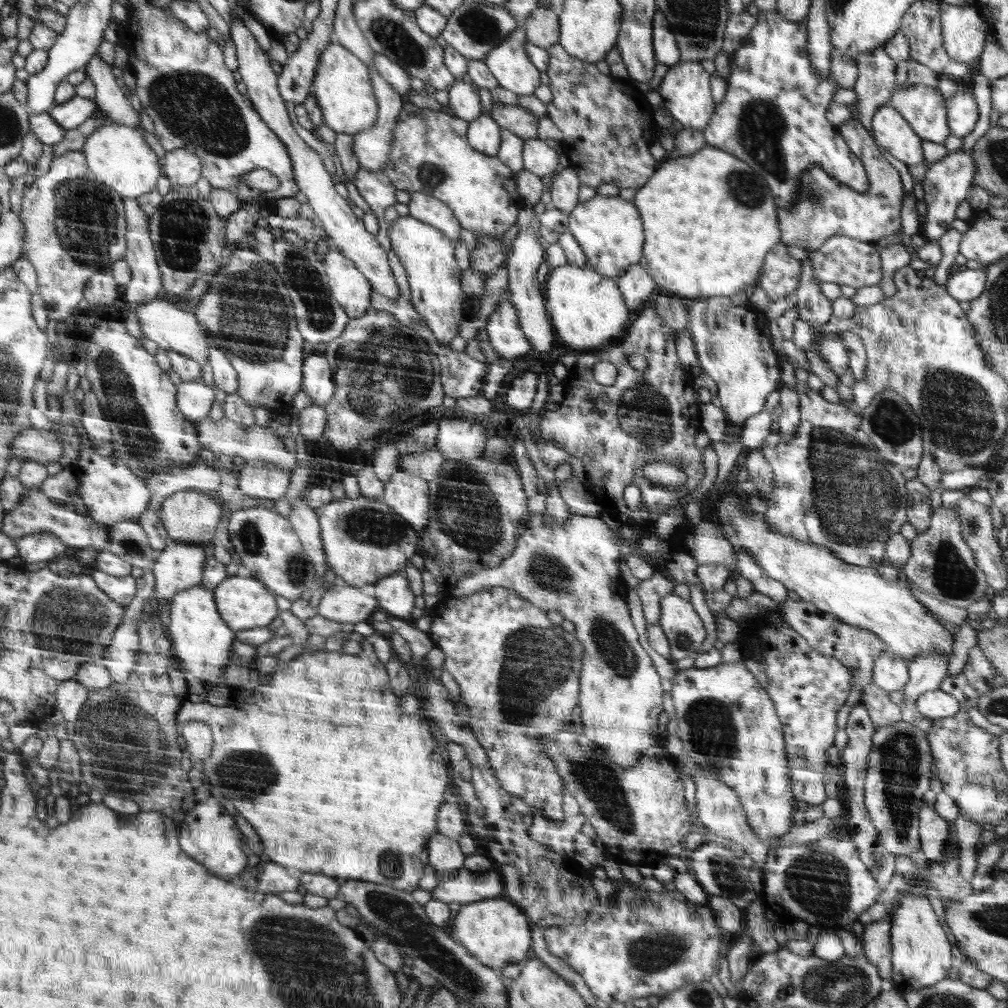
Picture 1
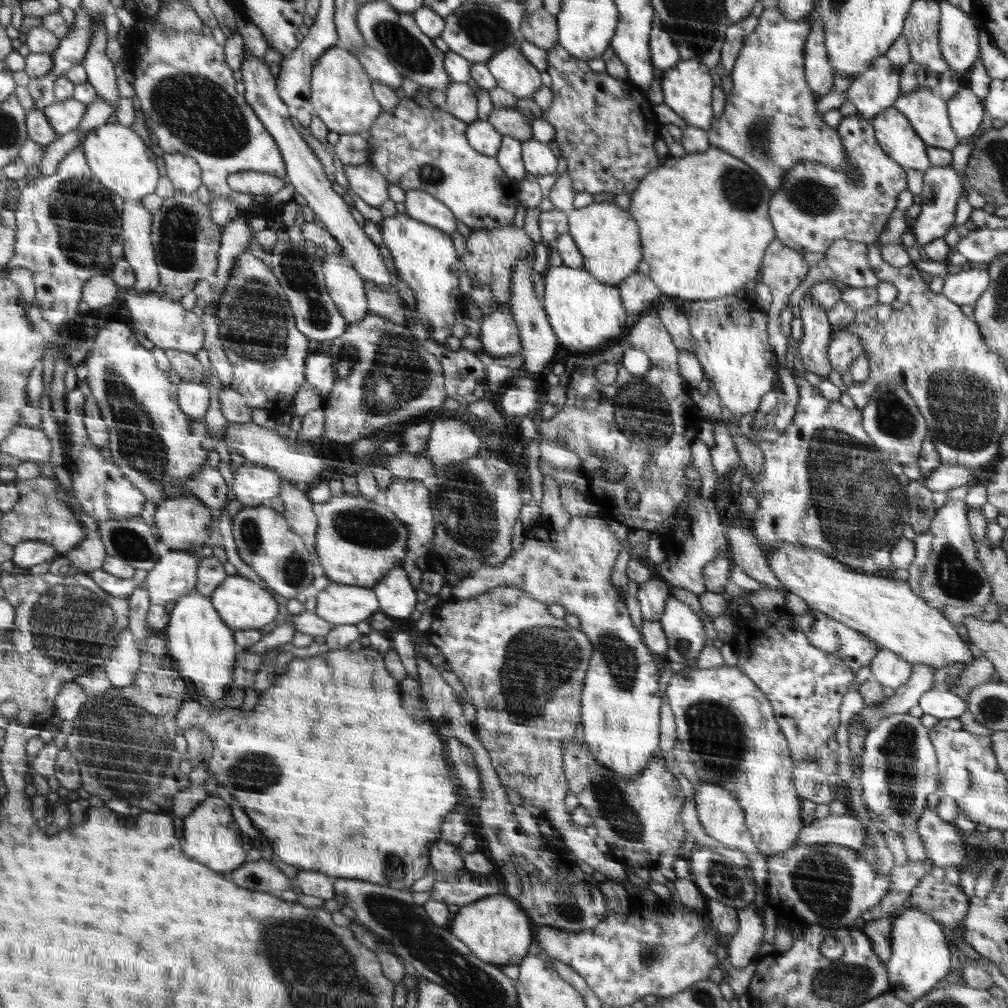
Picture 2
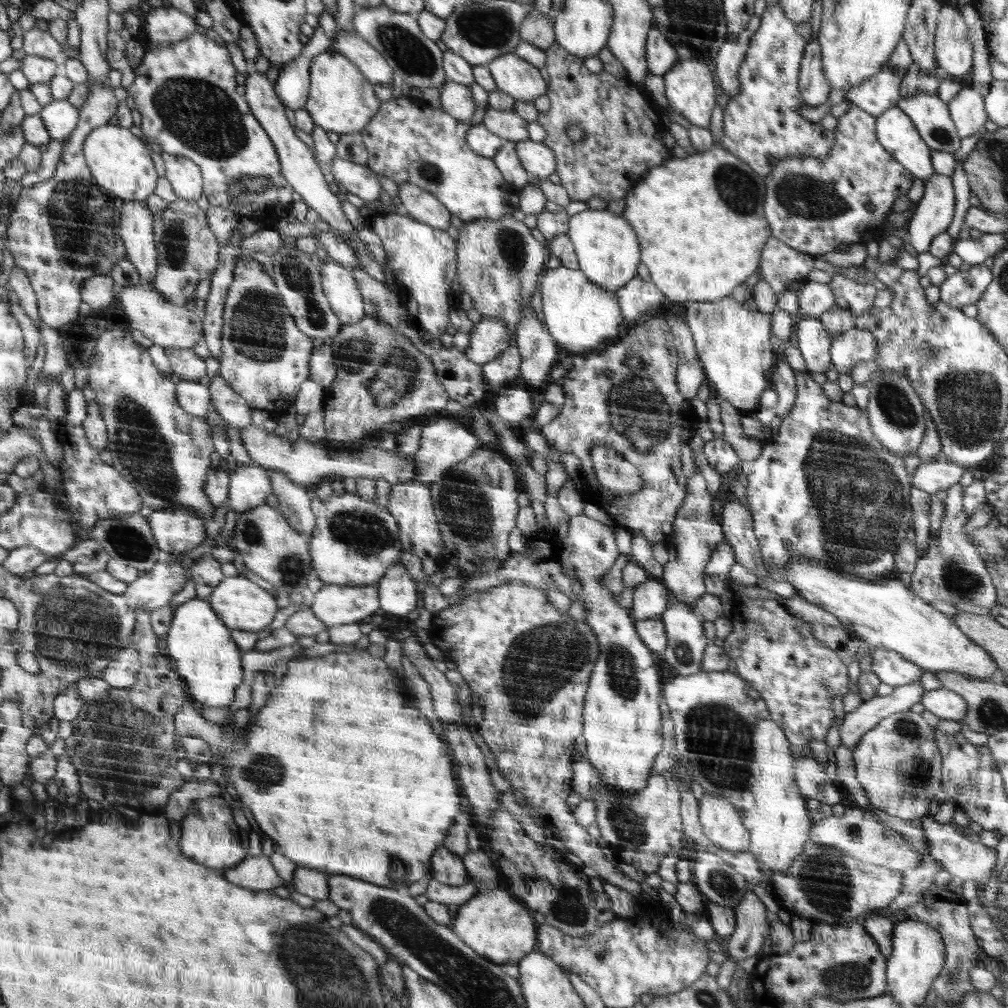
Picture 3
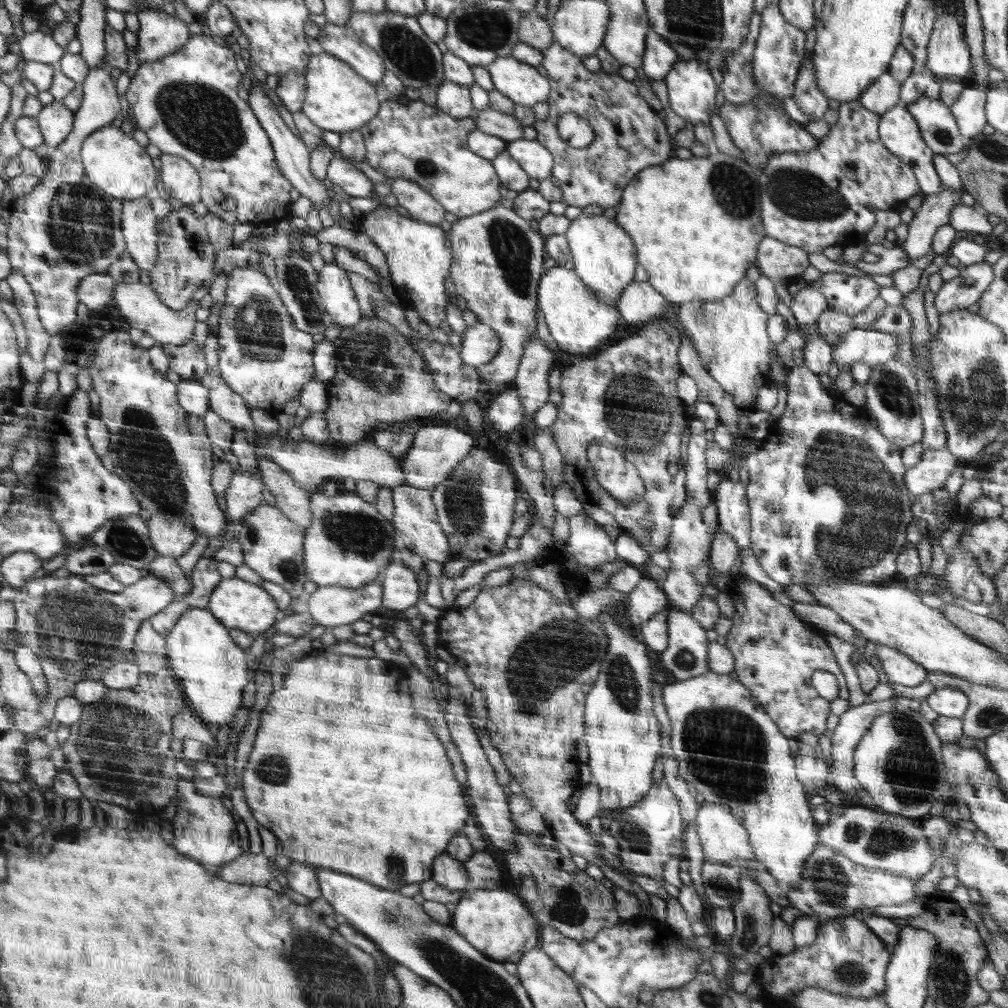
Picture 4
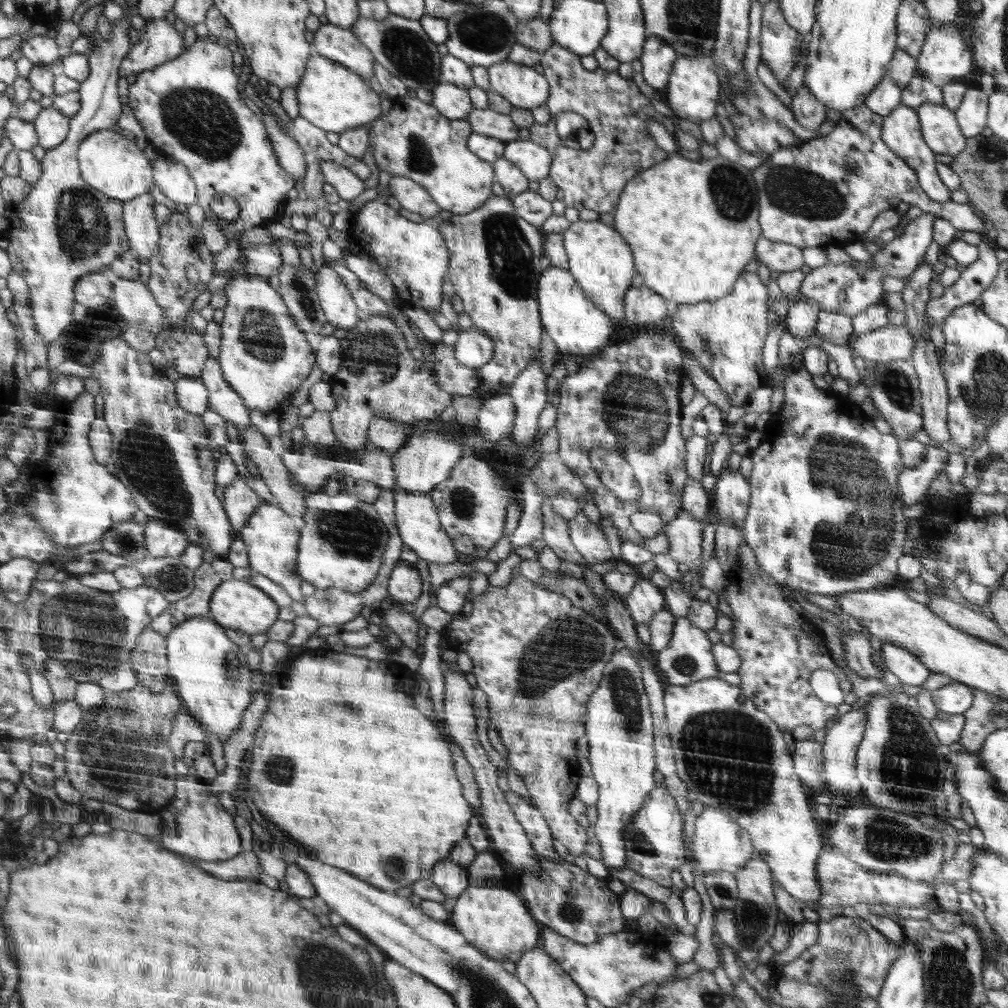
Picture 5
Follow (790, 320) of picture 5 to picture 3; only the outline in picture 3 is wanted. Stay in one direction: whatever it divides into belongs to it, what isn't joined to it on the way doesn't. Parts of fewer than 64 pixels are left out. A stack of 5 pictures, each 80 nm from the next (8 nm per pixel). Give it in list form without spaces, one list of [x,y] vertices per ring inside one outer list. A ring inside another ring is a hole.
[[[807,281],[796,290],[796,294],[801,317],[819,317],[836,306],[834,293],[828,283]]]

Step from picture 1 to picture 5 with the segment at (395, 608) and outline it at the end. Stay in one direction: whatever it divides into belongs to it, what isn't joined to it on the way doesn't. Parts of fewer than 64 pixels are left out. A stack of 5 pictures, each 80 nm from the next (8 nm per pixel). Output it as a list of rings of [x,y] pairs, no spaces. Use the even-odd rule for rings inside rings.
[[[398,562],[391,570],[387,582],[388,596],[392,603],[414,603],[422,594],[422,580],[414,567],[406,566],[406,563]]]

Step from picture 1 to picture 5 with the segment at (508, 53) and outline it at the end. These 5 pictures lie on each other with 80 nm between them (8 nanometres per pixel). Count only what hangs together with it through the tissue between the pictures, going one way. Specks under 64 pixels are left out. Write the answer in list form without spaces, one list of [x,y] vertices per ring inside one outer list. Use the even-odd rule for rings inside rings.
[[[506,59],[487,68],[490,90],[503,96],[514,107],[533,109],[550,98],[550,82],[534,67]]]

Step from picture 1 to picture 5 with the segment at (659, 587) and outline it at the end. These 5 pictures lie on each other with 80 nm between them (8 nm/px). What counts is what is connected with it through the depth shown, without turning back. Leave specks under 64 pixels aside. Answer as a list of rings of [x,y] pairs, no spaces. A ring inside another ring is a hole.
[[[639,577],[639,581],[622,599],[635,622],[647,624],[660,610],[665,609],[667,602],[664,602],[664,595],[650,579]]]

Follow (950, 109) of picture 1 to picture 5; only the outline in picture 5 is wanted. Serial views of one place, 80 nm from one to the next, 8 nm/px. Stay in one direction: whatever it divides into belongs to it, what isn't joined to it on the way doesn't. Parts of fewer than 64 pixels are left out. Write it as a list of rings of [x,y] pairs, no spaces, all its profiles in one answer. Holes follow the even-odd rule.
[[[969,84],[963,101],[957,108],[956,117],[966,138],[980,135],[987,126],[989,96],[977,84]]]

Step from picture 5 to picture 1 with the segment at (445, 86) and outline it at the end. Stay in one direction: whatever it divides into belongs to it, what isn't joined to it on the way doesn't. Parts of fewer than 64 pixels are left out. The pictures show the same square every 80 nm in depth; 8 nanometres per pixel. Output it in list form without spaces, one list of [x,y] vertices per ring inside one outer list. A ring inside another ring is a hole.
[[[458,79],[449,89],[448,106],[457,117],[468,122],[476,120],[481,115],[479,86]]]

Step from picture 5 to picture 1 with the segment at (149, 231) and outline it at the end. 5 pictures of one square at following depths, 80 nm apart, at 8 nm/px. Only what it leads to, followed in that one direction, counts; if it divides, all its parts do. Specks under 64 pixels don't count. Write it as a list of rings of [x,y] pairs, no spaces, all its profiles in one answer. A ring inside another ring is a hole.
[[[123,197],[123,205],[125,206],[125,216],[127,217],[127,249],[124,259],[131,265],[131,282],[125,287],[124,297],[134,310],[139,304],[150,302],[158,297],[158,292],[162,290],[162,273],[158,270],[156,257],[154,254],[155,246],[152,246],[150,236],[148,236],[148,218],[146,212],[143,211],[139,201],[136,199]]]

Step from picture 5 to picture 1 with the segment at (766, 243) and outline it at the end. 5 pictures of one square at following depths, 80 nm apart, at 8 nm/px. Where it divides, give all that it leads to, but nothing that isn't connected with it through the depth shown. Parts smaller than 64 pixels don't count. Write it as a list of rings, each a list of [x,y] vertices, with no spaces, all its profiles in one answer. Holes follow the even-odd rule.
[[[779,242],[764,259],[759,286],[766,291],[771,302],[793,296],[799,283],[801,264],[799,260],[790,257],[786,247]]]

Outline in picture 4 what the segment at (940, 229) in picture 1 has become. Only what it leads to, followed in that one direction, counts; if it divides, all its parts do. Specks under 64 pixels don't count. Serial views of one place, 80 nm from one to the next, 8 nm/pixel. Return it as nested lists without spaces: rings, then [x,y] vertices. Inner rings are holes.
[[[942,184],[941,189],[937,193],[925,195],[925,199],[922,201],[920,208],[914,213],[912,221],[907,225],[908,237],[904,242],[898,243],[911,260],[916,260],[931,250],[931,244],[933,243],[936,231],[941,226],[949,224],[951,219],[950,213],[955,202],[954,192],[951,191],[949,186],[944,184]]]

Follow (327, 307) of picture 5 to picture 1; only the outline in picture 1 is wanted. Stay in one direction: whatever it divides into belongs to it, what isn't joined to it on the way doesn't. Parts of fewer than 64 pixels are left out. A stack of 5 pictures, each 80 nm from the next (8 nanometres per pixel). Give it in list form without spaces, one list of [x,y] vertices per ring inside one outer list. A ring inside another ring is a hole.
[[[330,248],[323,257],[325,273],[336,302],[349,314],[359,319],[370,308],[371,283],[338,248]]]

